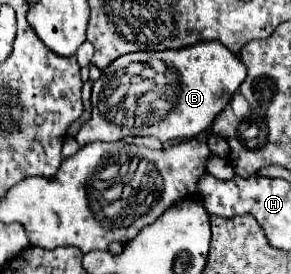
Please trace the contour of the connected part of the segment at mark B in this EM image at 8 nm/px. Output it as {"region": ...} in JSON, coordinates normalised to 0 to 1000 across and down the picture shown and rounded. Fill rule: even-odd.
{"region":[[[684,153],[684,161],[663,161],[663,168],[636,168],[636,175],[615,175],[615,182],[553,182],[553,190],[457,190],[450,204],[423,204],[423,212],[436,212],[430,219],[430,255],[450,255],[450,350],[436,343],[436,321],[430,321],[430,350],[423,350],[423,336],[416,336],[416,299],[409,299],[409,328],[395,336],[395,299],[381,299],[381,277],[361,277],[361,270],[375,270],[375,263],[354,263],[354,277],[320,307],[320,350],[313,350],[313,372],[320,372],[320,416],[313,416],[313,438],[306,445],[292,445],[285,460],[278,460],[278,474],[271,474],[271,489],[258,496],[265,504],[265,518],[278,526],[278,533],[292,533],[292,526],[313,526],[313,518],[333,518],[333,511],[354,511],[354,518],[395,518],[395,511],[423,511],[430,496],[533,496],[533,504],[546,504],[553,518],[581,518],[581,511],[615,511],[615,504],[663,504],[663,496],[677,496],[684,482],[698,482],[698,474],[711,474],[718,460],[725,460],[725,445],[732,445],[732,431],[787,380],[787,358],[808,343],[808,328],[828,314],[828,299],[842,292],[842,277],[849,277],[849,248],[835,241],[835,226],[821,219],[821,204],[808,204],[787,175],[773,175],[759,153]],[[430,358],[443,358],[436,372],[450,372],[450,409],[430,409]]]}

